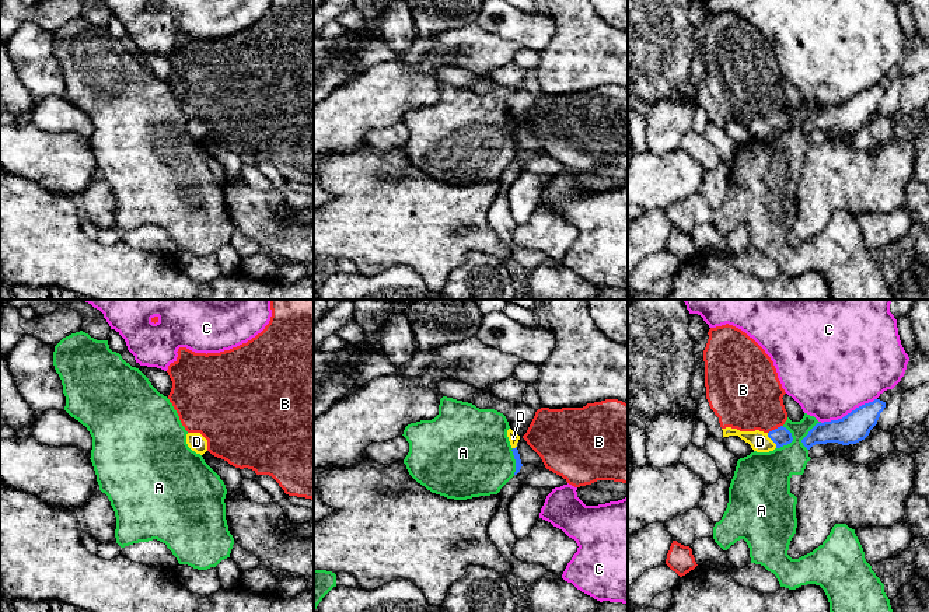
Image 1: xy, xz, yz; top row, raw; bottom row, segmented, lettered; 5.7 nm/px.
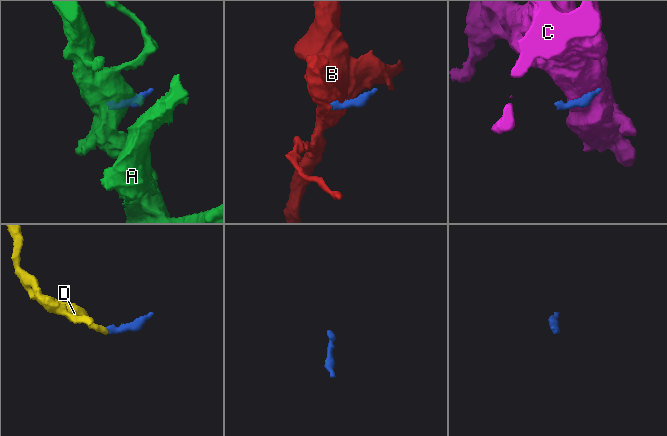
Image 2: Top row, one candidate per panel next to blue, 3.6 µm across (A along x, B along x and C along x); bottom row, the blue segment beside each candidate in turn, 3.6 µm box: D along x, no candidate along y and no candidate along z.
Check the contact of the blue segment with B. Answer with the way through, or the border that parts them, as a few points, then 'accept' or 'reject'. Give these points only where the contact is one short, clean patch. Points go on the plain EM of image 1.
border yz (782, 111), (768, 119); reject

